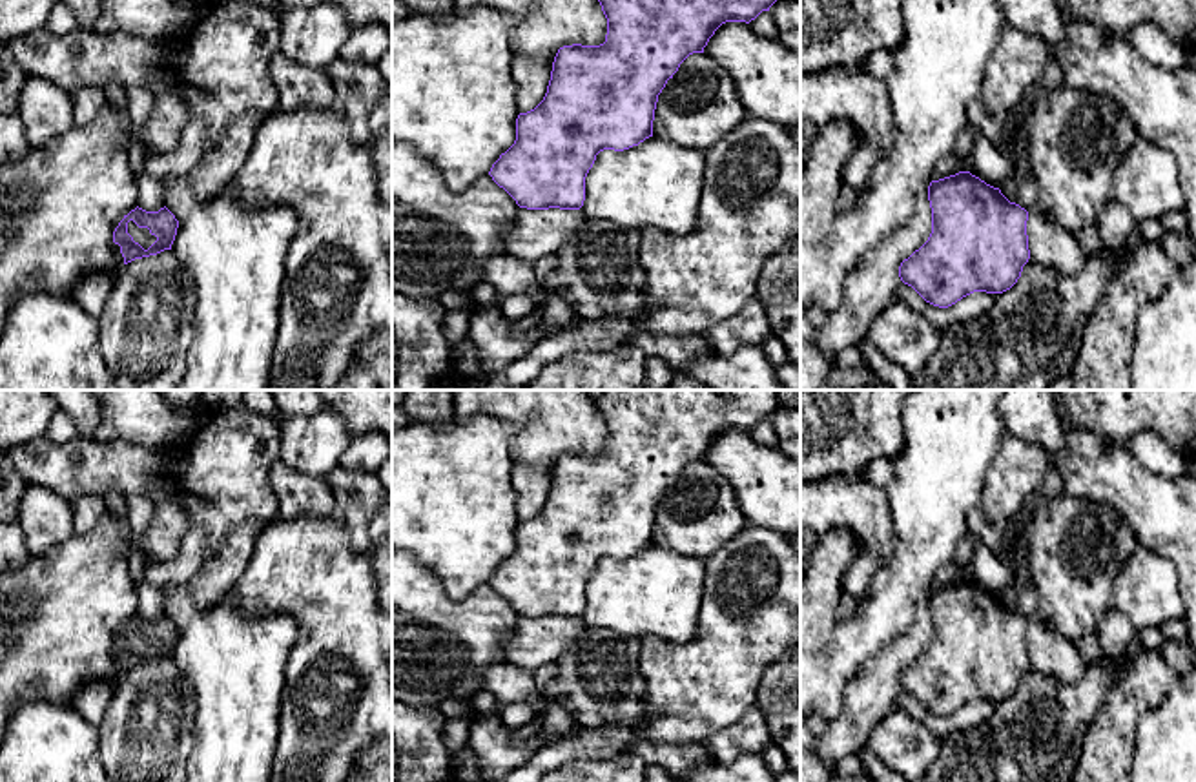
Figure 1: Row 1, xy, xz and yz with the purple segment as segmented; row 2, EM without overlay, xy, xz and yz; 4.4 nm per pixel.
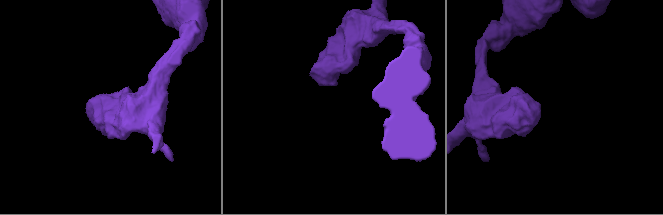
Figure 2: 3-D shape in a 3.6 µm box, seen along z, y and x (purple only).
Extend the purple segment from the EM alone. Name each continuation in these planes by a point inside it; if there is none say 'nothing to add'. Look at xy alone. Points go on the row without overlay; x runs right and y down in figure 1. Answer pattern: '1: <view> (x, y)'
nothing to add

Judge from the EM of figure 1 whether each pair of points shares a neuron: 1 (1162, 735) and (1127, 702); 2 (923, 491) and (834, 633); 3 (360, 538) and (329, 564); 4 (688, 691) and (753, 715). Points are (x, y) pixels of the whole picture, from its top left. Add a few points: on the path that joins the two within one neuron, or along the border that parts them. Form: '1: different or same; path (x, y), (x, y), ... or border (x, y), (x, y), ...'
1: different; border (1173, 686), (1138, 722), (1133, 759)
2: same; path (923, 531), (923, 544), (910, 571), (874, 609)
3: different; border (334, 514), (349, 529), (349, 544), (372, 562)
4: different; border (753, 704), (735, 722), (710, 737)

